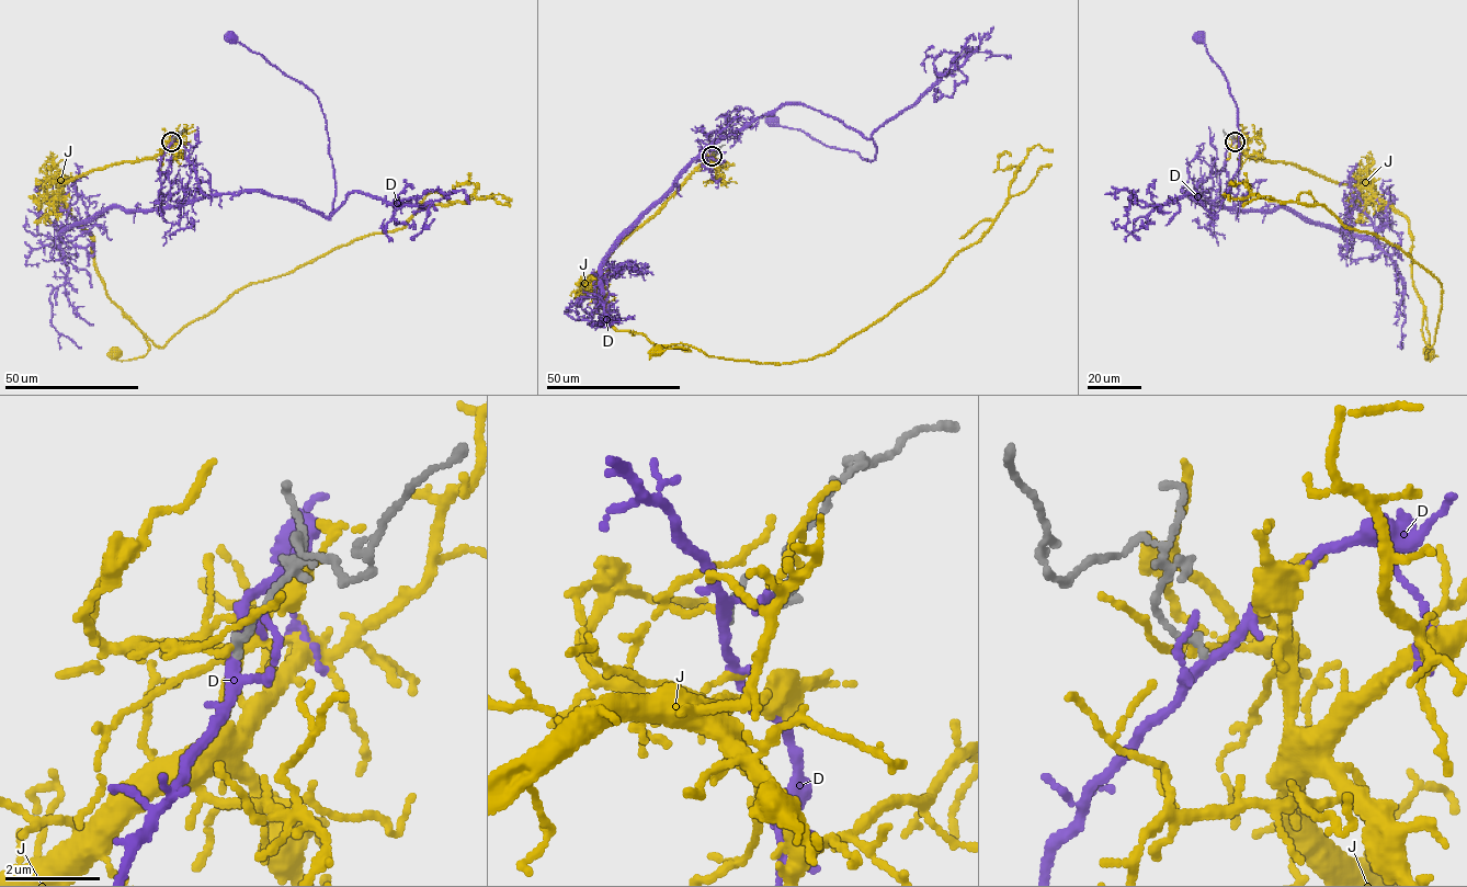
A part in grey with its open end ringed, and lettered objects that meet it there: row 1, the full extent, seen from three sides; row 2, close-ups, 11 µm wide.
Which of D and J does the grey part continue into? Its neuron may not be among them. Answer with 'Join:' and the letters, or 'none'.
Join: none

